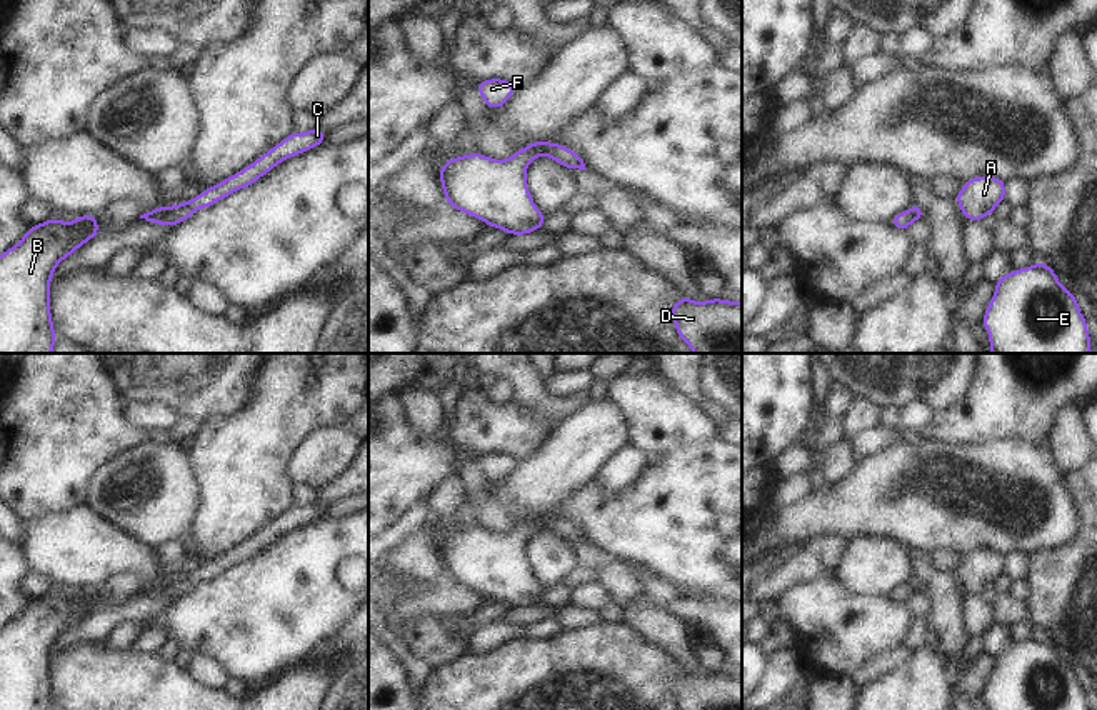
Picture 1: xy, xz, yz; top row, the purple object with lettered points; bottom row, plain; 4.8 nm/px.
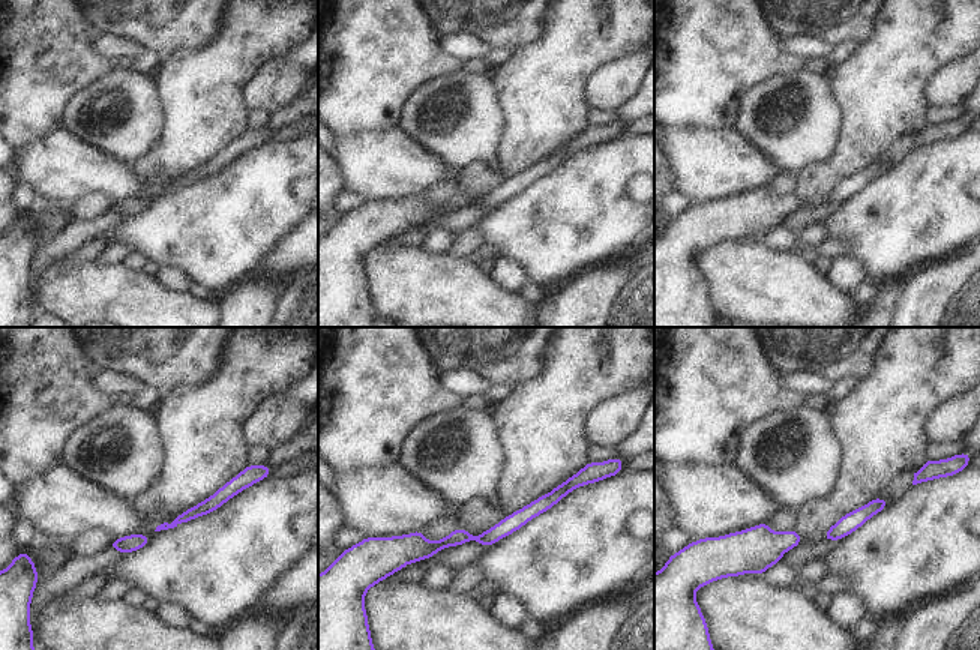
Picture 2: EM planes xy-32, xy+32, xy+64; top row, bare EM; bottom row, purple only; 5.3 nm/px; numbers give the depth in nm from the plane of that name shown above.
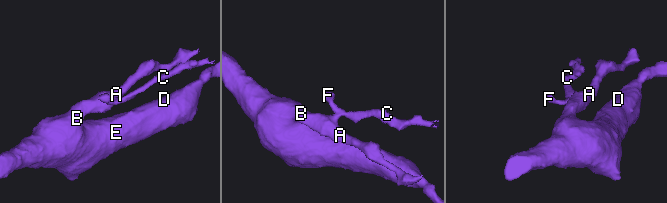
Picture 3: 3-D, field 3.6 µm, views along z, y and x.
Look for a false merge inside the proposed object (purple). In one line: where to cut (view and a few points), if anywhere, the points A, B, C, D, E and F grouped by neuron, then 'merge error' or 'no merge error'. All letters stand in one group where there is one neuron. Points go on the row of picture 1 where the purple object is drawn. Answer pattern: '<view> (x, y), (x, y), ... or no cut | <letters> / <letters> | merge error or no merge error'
xz (525, 147), (535, 147), (542, 152) | A B D E / C F | merge error

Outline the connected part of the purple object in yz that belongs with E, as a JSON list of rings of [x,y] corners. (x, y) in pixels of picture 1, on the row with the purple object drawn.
[[[1044,262],[999,277],[982,318],[990,353],[1089,353],[1077,297]]]

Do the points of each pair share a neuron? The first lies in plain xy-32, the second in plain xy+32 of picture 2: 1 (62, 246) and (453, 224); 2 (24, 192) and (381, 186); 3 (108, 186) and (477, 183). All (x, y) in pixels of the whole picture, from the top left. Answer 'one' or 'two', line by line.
1: one
2: two
3: two

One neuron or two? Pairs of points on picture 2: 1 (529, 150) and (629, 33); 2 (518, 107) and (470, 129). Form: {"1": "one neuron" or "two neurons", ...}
{"1": "one neuron", "2": "two neurons"}

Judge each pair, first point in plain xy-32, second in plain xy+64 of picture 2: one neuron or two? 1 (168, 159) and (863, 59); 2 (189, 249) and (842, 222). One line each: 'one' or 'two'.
1: one
2: one

